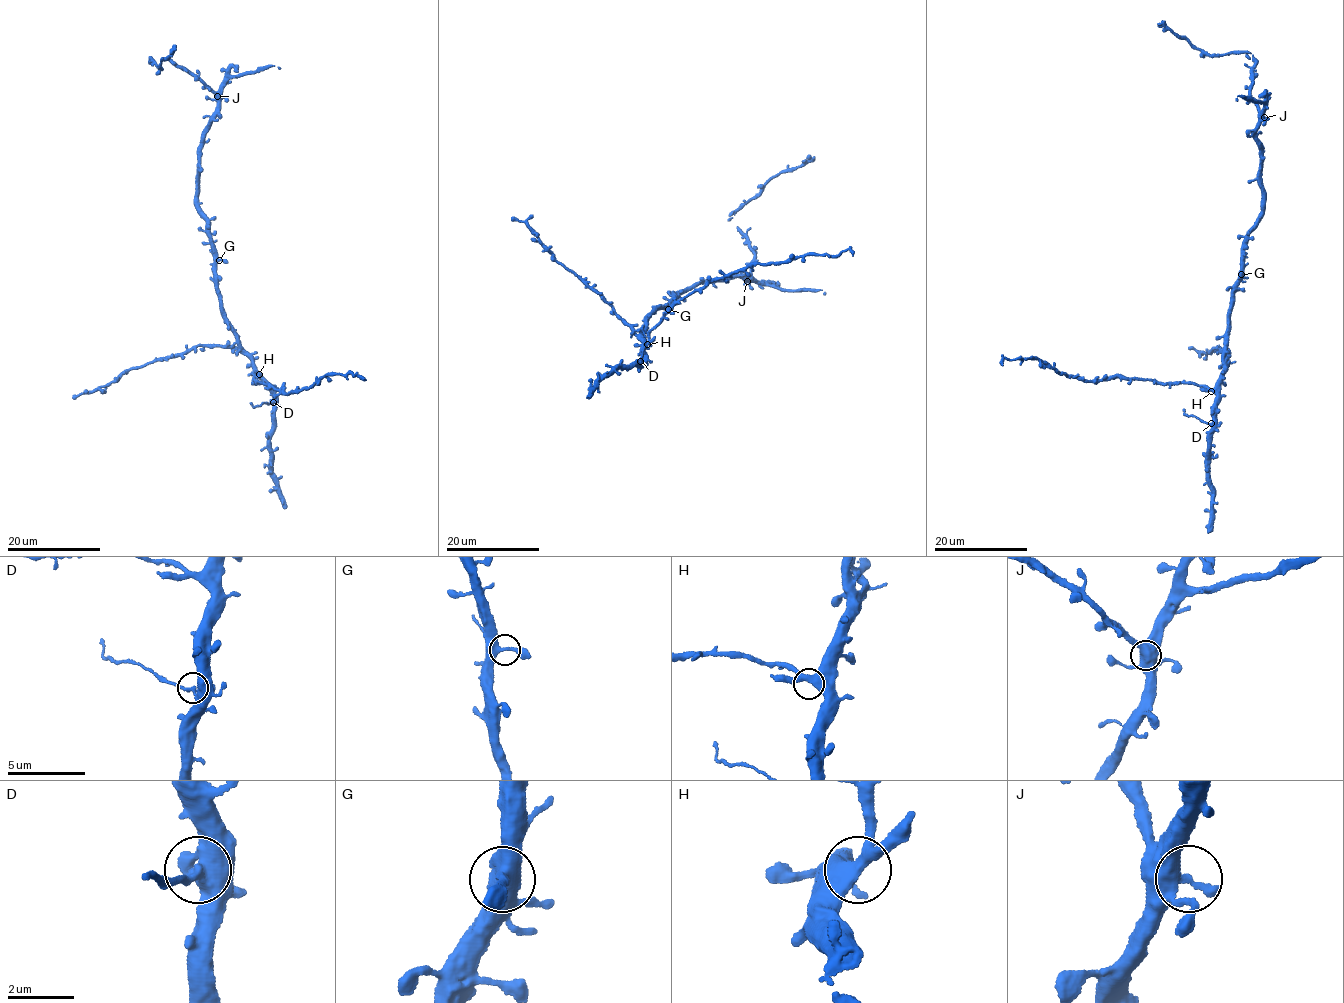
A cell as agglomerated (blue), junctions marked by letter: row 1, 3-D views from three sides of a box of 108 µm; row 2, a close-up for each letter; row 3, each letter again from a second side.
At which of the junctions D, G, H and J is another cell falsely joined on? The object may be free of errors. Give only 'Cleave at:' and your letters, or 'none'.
Cleave at: D

